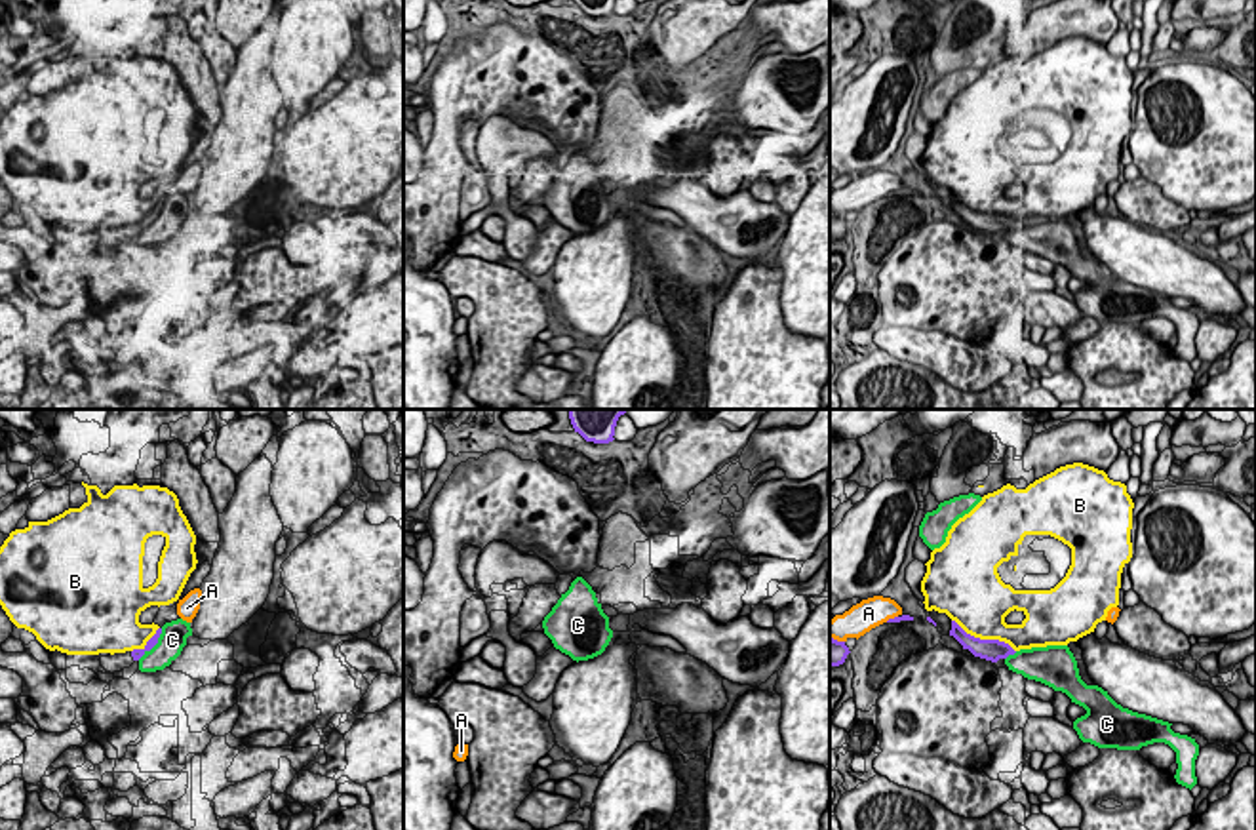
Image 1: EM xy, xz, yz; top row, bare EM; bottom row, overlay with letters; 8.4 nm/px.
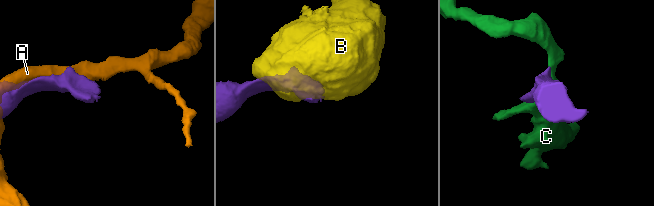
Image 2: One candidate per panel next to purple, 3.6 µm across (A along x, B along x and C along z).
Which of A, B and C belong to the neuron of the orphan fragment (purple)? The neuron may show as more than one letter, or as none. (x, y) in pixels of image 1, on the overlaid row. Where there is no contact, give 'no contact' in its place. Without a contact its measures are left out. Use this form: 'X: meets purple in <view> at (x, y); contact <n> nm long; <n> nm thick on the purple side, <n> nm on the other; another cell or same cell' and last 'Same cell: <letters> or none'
A: meets purple in yz at (836, 640); contact 140 nm long; 240 nm thick on the purple side, 240 nm on the other; another cell
B: meets purple in yz at (984, 640); contact 600 nm long; 190 nm thick on the purple side, 420 nm on the other; another cell
C: meets purple in xy at (153, 646); contact 340 nm long; 90 nm thick on the purple side, 240 nm on the other; another cell
Same cell: none

